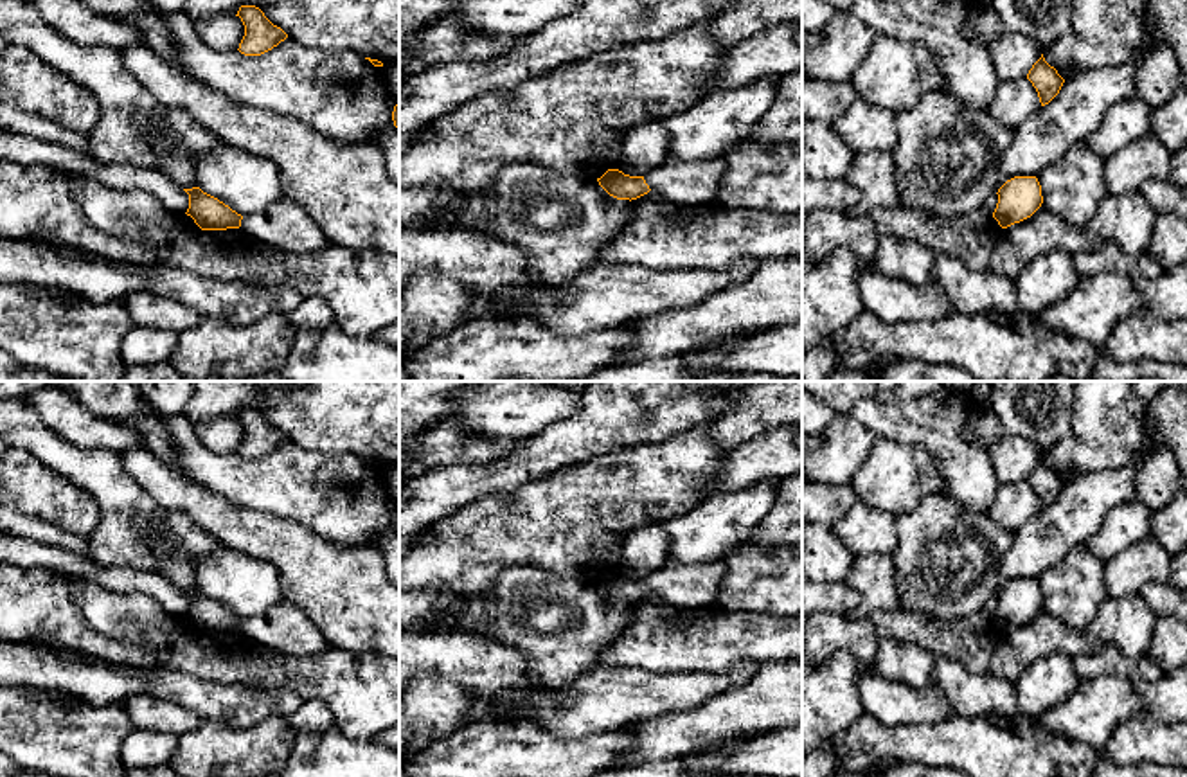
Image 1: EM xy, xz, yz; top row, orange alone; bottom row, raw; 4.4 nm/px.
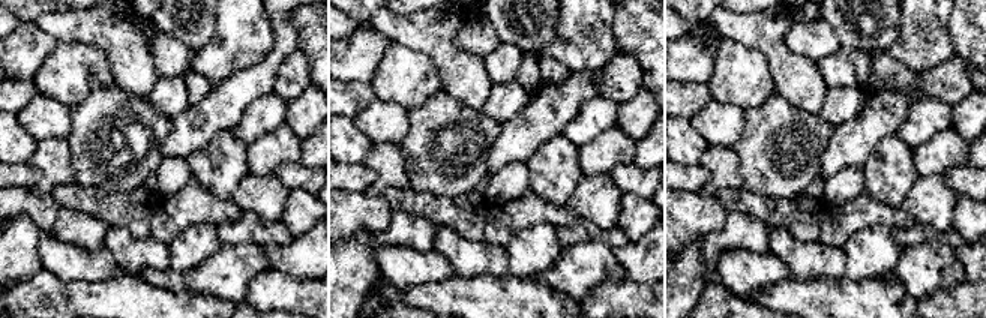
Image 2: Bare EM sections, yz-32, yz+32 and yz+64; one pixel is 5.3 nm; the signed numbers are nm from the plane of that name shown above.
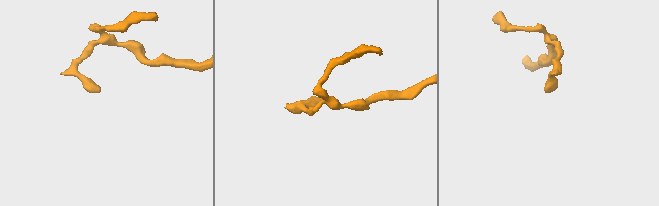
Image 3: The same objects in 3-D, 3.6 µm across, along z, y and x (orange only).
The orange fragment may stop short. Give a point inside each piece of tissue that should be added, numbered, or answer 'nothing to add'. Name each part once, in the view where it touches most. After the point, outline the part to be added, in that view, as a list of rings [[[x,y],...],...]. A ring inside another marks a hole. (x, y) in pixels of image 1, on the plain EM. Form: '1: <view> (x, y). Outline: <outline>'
1: xz (686, 585). Outline: [[[669,561],[651,572],[644,583],[649,592],[671,606],[683,610],[707,608],[716,604],[725,565],[714,563],[676,563]]]

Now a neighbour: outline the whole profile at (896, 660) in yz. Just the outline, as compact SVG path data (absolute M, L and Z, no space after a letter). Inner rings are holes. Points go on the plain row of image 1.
M879 639L876 658L865 669L887 680L903 682L915 689L933 683L933 667L939 656L919 646L896 639Z

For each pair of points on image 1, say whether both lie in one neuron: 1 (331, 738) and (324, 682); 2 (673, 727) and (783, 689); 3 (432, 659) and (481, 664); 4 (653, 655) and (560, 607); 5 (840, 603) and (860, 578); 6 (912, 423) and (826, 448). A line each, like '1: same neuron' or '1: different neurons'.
1: different neurons
2: same neuron
3: same neuron
4: different neurons
5: different neurons
6: different neurons

